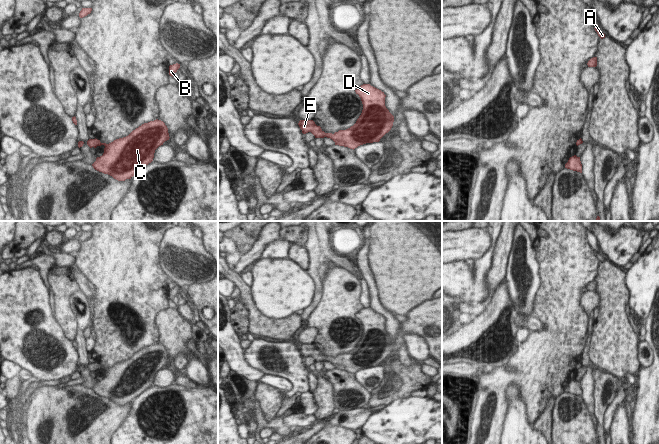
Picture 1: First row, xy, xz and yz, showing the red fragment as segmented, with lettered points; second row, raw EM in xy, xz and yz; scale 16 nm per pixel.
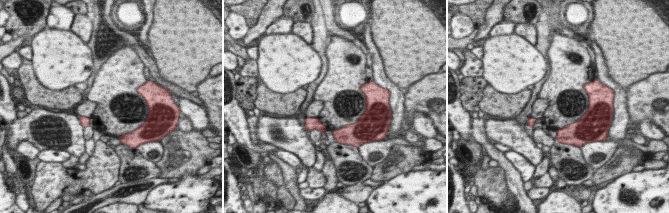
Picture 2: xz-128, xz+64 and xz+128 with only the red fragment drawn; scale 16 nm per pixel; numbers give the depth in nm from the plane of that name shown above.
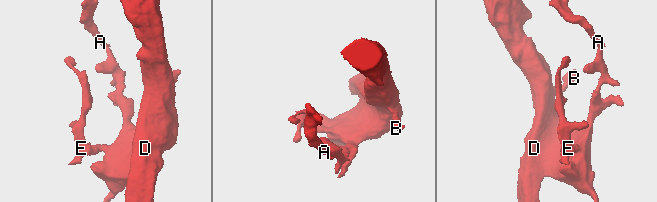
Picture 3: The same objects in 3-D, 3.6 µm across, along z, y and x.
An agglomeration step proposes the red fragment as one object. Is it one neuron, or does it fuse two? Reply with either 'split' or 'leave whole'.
leave whole

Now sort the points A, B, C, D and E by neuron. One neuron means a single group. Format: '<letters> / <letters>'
A B C D E

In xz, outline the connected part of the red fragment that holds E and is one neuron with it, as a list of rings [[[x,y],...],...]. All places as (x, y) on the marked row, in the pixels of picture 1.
[[[363,84],[355,90],[363,104],[363,110],[356,123],[346,130],[325,133],[313,120],[300,120],[298,125],[303,134],[311,132],[315,138],[330,138],[335,145],[355,149],[366,143],[379,142],[388,133],[394,122],[394,116],[385,106],[386,95],[381,90]]]

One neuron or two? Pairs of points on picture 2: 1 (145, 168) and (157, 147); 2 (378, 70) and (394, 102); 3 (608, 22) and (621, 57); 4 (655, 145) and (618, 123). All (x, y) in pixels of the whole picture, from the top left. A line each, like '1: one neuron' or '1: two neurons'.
1: two neurons
2: one neuron
3: one neuron
4: two neurons

